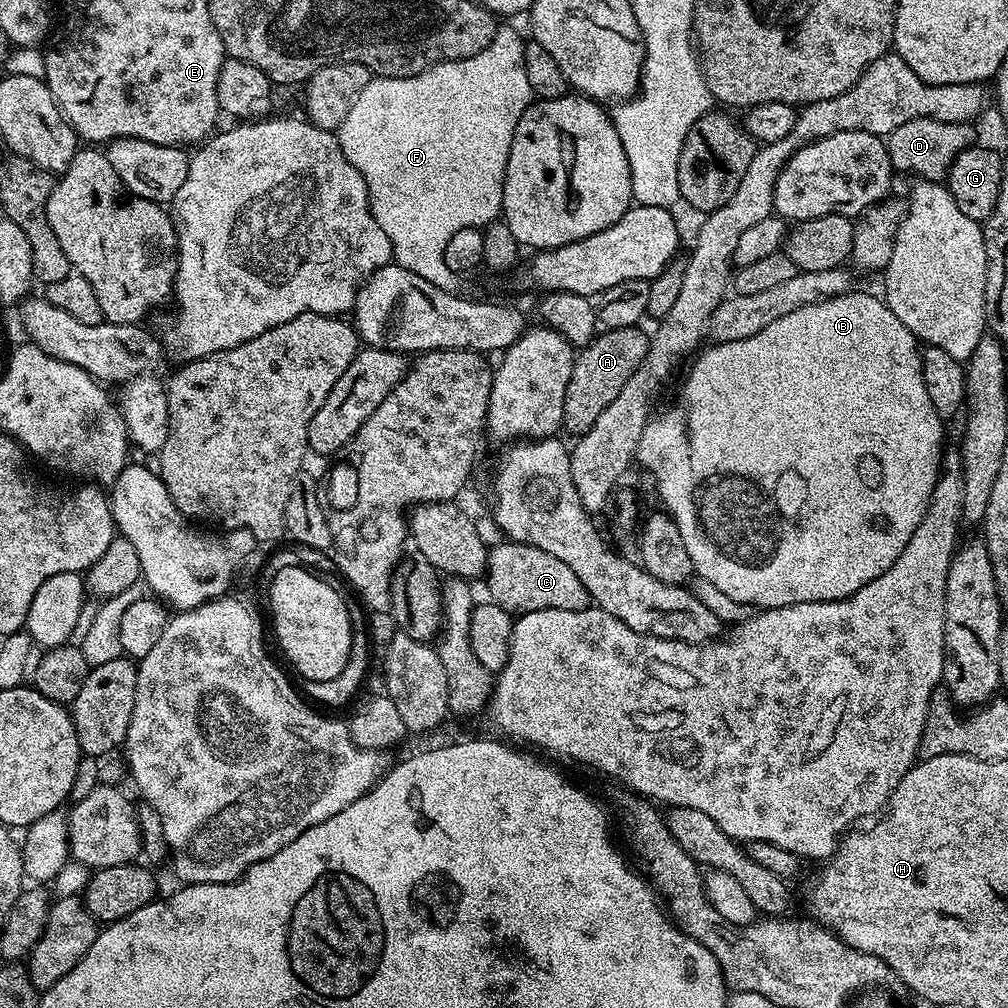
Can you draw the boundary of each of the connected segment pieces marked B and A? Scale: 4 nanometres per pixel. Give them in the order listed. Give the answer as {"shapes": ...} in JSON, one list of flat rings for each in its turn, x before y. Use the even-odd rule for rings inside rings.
{"shapes":[[[853,290,817,304,802,306,790,314,782,314,778,318,774,318,774,322,770,322,770,326,766,326,766,330,758,330,758,334,754,334,750,338,721,340,713,343,713,345,713,348,706,349,689,366,688,377,685,378,684,385,680,388,680,405,677,408,668,408,665,412,658,413,659,411,657,411,649,419,648,425,642,430,642,438,638,442,635,455,638,464,641,464,650,475,656,476,656,492,660,495,661,502,665,504,661,505,672,516,678,526,679,533,682,534,682,542,690,556,695,575,709,581,711,585,715,585,715,588,722,590,727,597,732,598,735,602,751,604,756,610,781,608,798,602,841,600,858,590,862,590,862,586,874,582,874,578,878,578,883,572,890,570,890,566,894,566,894,562,898,562,902,550,906,550,906,542,910,542,910,538,914,538,914,530,918,530,918,522,922,522,922,518,926,515,928,499,937,482,938,471,942,463,942,447,940,448,944,434,944,428,940,425,943,424,942,417,936,413,934,406,931,405,930,396,926,394,926,384,922,382,922,358,920,357,922,348,916,335,906,326,902,326,898,314,894,314,894,310,890,310,879,295,871,296,868,292]],[[637,326,601,331,589,344,585,344,575,353,570,370,570,382,566,382,566,402,562,402,562,418,564,419,562,428,565,433,573,432,573,437,578,438,583,432,590,430,590,426,594,426,598,414,602,414,602,410,606,410,606,406,610,406,610,402,614,402,614,398,618,398,618,394,622,391,622,386,626,386,630,374,634,374,634,370,638,370,638,366,642,366,642,358,646,358,650,339,649,333,647,331,644,333,642,329,643,327]]]}

